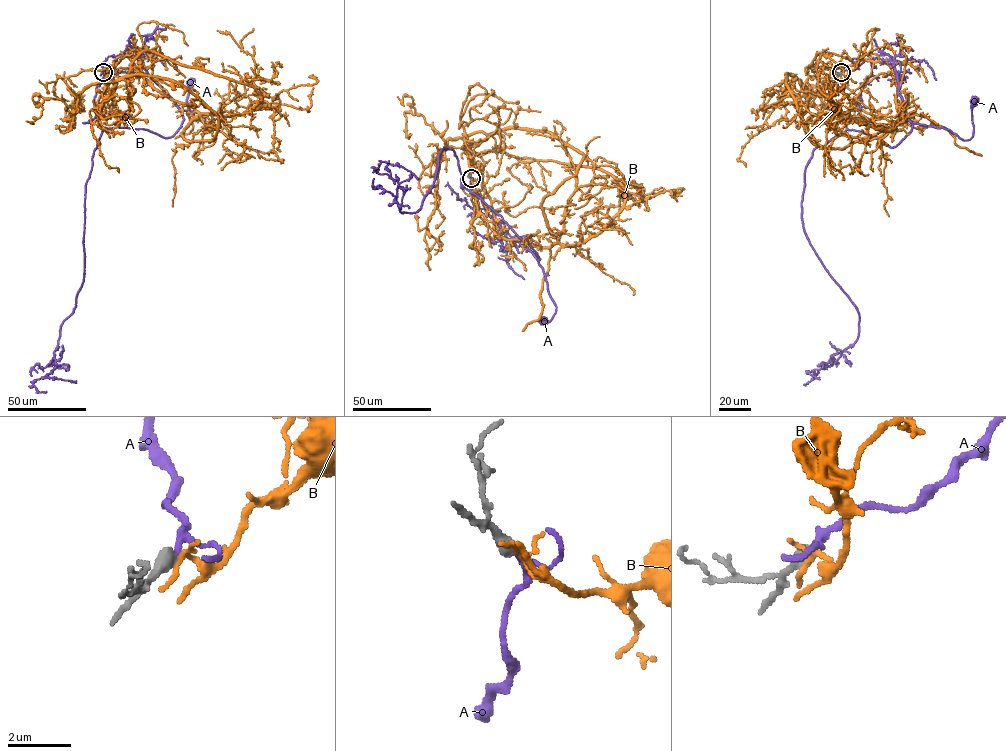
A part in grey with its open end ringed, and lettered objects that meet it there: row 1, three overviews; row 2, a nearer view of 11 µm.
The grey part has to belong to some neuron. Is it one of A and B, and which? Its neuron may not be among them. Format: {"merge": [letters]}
{"merge": ["A"]}

